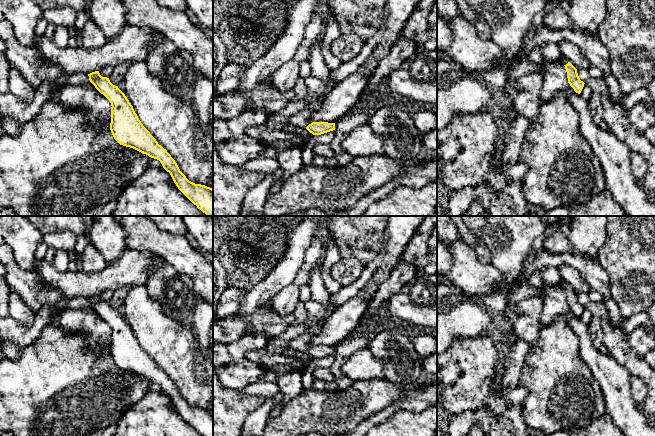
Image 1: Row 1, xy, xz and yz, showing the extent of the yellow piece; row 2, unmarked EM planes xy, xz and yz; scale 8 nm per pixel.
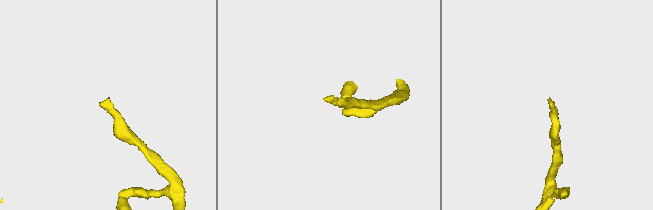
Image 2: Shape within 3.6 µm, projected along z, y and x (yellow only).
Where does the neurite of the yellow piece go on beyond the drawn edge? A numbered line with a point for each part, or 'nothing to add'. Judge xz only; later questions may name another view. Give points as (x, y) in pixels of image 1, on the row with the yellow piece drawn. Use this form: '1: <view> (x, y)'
1: xz (302, 119)

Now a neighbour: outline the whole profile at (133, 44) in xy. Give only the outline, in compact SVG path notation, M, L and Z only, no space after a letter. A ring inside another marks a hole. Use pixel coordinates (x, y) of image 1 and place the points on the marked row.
M127 24L117 37L99 48L60 48L45 36L34 47L40 58L68 74L90 74L106 66L145 60L158 36L163 35L156 29Z

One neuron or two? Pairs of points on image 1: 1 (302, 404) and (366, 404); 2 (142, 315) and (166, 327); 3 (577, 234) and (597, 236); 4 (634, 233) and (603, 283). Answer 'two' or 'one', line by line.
1: one
2: one
3: one
4: two

